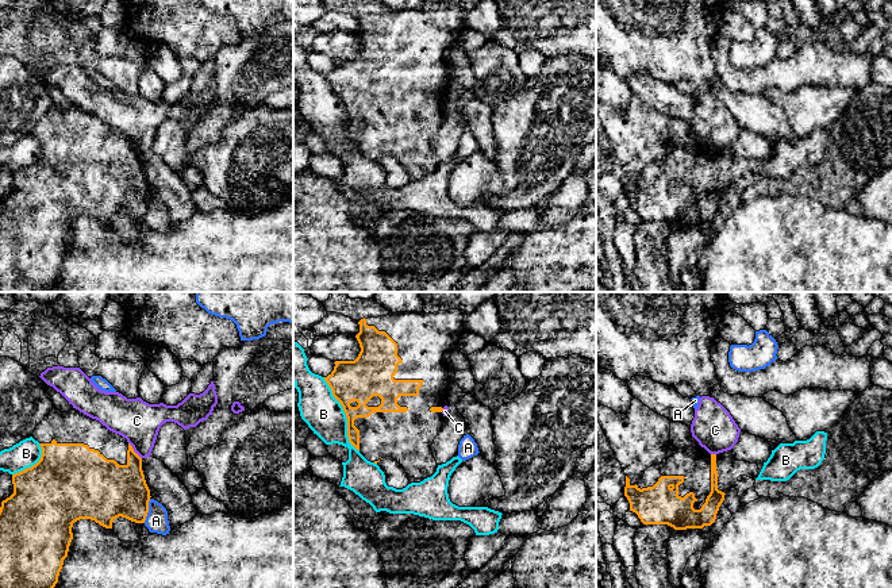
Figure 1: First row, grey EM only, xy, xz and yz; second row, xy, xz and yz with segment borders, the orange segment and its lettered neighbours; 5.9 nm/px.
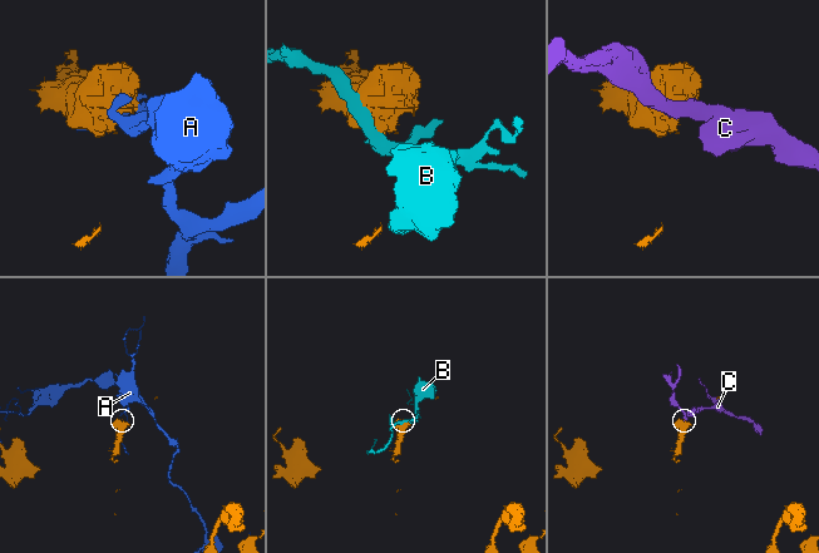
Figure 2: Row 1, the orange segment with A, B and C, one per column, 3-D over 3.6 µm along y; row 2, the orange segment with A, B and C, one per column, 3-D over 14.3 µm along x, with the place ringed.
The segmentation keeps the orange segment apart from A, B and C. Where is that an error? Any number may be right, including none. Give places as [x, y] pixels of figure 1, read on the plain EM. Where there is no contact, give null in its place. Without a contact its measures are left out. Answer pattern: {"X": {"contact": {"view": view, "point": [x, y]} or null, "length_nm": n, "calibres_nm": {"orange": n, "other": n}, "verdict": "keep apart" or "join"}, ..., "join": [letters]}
{"A": {"contact": {"view": "xy", "point": [147, 208]}, "length_nm": 150, "calibres_nm": {"orange": 320, "other": 130}, "verdict": "keep apart"}, "B": {"contact": {"view": "xz", "point": [345, 110]}, "length_nm": 480, "calibres_nm": {"orange": 240, "other": 240}, "verdict": "keep apart"}, "C": {"contact": {"view": "xy", "point": [133, 148]}, "length_nm": 130, "calibres_nm": {"orange": 300, "other": 260}, "verdict": "keep apart"}, "join": []}

